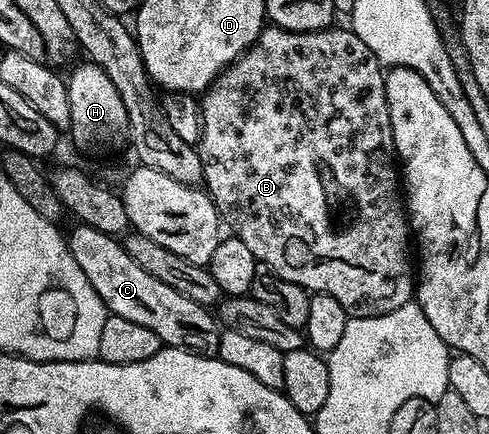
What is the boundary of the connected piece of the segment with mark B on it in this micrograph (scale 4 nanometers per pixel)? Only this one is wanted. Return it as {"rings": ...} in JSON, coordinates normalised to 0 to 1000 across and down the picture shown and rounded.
{"rings":[[[560,60],[540,62],[519,101],[495,120],[411,221],[413,295],[403,348],[415,385],[413,422],[427,445],[440,482],[458,509],[472,514],[470,532],[517,576],[524,601],[562,627],[575,641],[626,664],[630,675],[669,673],[703,714],[728,728],[796,724],[812,705],[828,705],[845,691],[845,599],[832,592],[836,562],[836,507],[828,495],[828,461],[820,449],[820,396],[812,385],[812,353],[796,253],[787,226],[787,166],[775,136],[730,88],[724,74],[671,60],[648,74],[593,74]]]}

